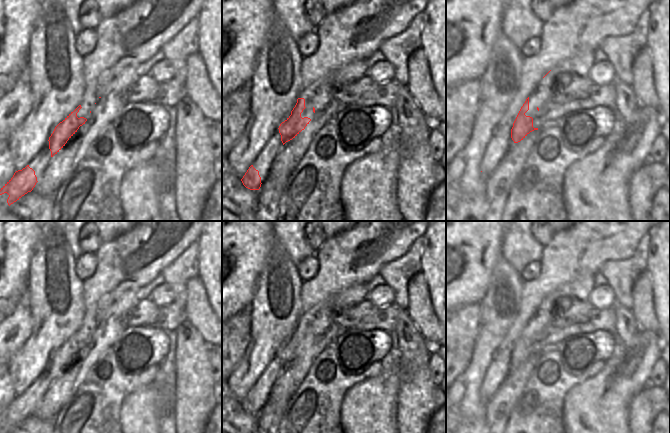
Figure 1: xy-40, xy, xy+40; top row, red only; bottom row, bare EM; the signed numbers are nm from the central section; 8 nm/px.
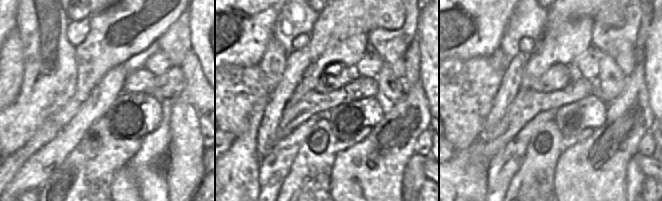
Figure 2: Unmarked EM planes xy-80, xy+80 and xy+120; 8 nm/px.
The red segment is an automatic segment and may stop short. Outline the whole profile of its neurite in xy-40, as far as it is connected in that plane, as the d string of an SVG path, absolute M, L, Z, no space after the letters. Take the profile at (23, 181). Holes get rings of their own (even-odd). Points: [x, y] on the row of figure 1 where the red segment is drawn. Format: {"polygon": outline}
{"polygon": "M135 0L130 6L114 16L101 20L95 31L97 43L93 51L83 56L83 79L85 81L85 105L79 105L49 137L48 142L37 152L31 162L13 177L0 190L0 206L9 206L31 192L43 175L50 159L57 154L80 126L89 119L91 109L105 93L111 81L125 68L138 68L155 56L187 23L196 17L205 0Z"}

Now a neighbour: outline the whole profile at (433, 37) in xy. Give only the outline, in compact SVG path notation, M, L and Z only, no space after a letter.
M431 0L423 11L423 31L421 33L423 49L435 91L446 106L446 0Z

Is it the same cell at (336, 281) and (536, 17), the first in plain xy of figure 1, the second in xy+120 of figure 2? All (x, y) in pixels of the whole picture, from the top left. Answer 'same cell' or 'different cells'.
different cells

